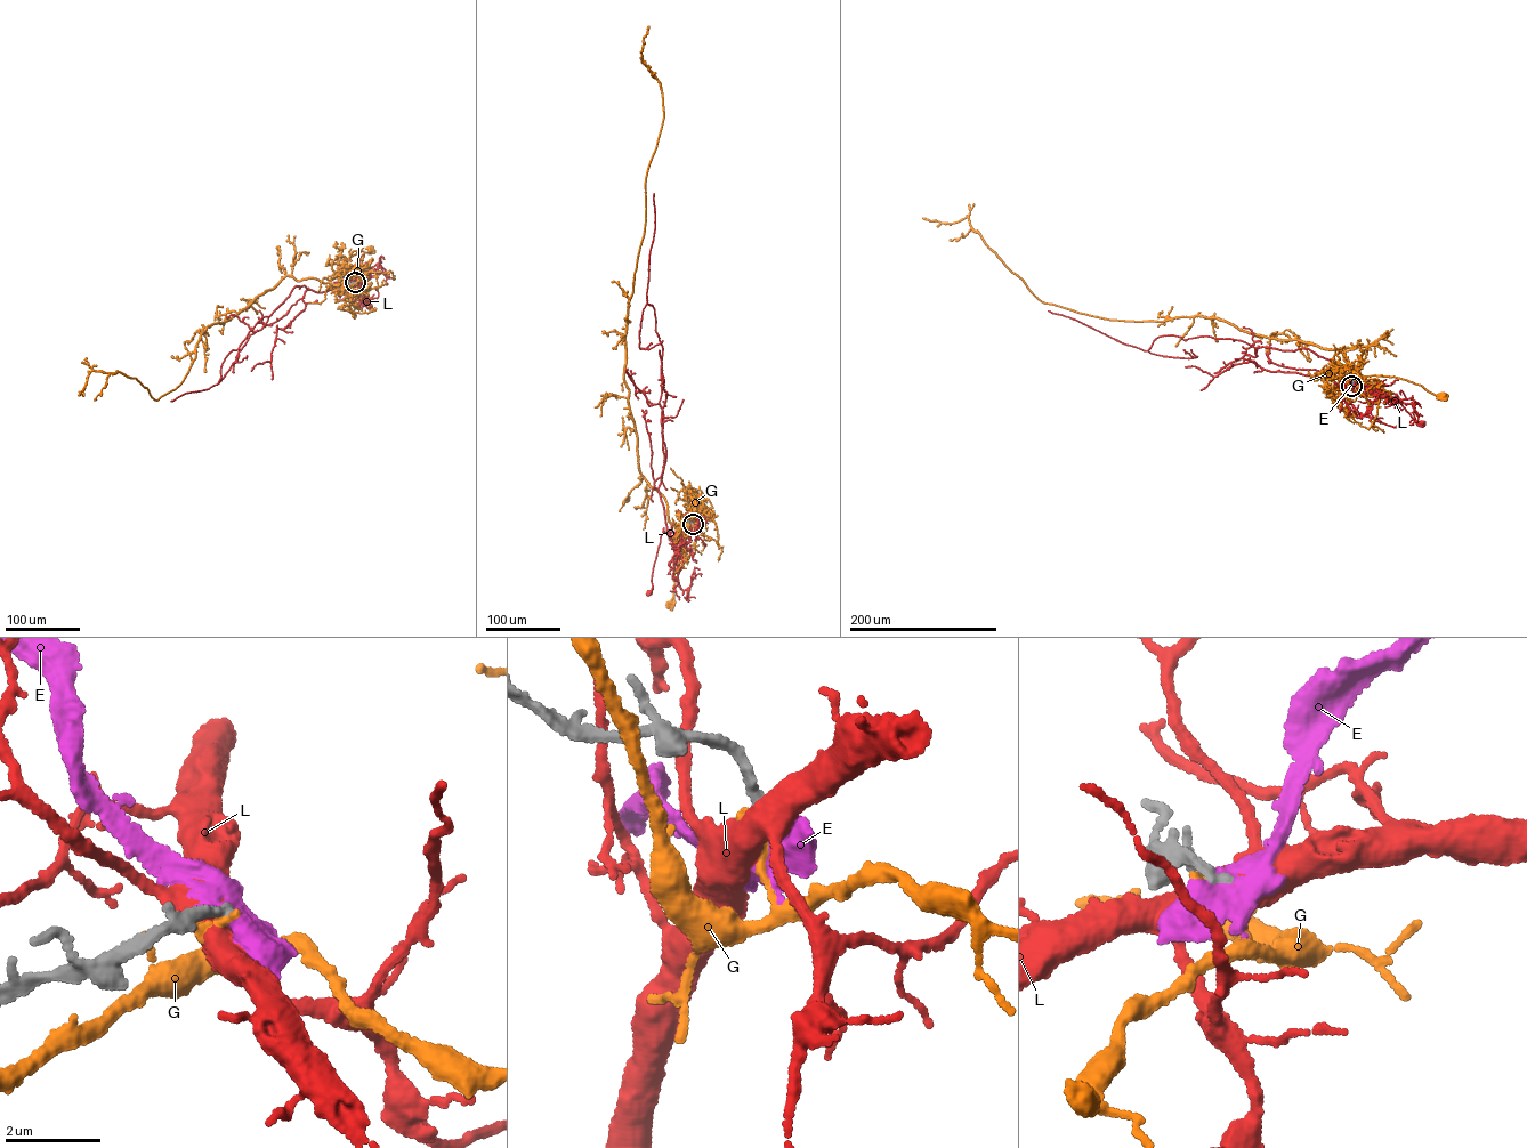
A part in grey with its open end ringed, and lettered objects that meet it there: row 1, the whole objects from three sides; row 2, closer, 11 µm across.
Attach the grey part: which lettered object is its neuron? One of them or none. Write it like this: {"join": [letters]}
{"join": []}

